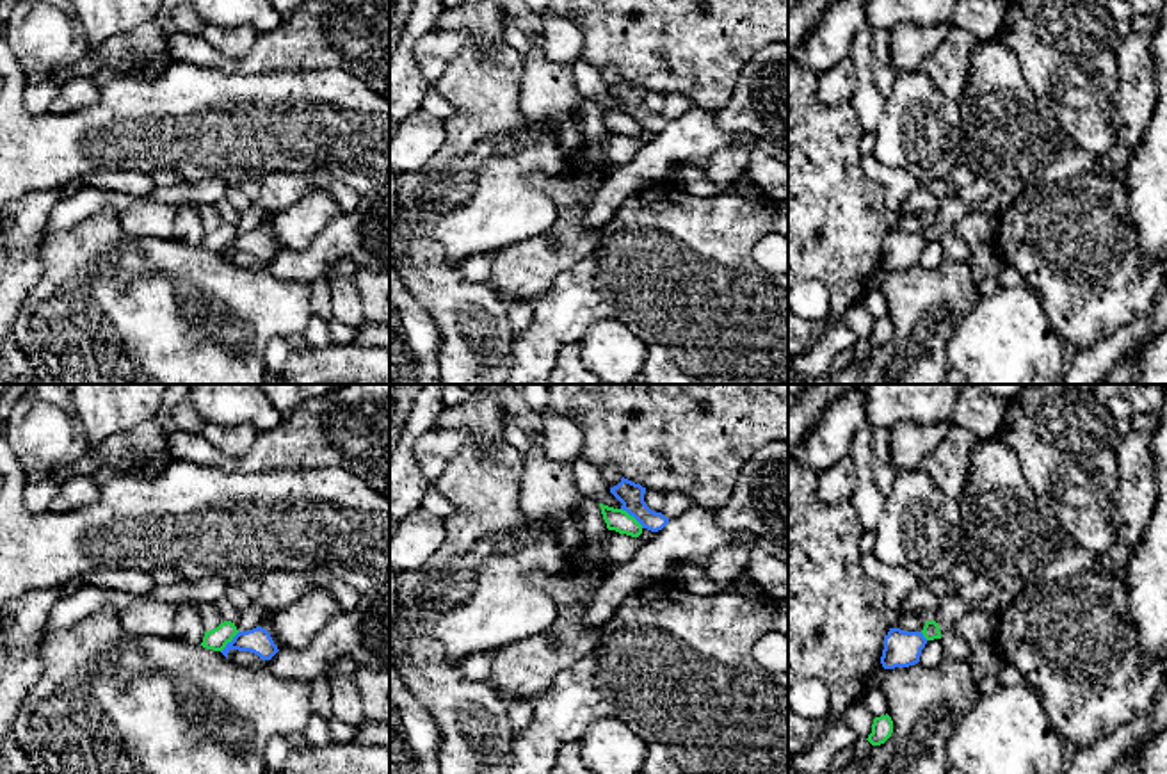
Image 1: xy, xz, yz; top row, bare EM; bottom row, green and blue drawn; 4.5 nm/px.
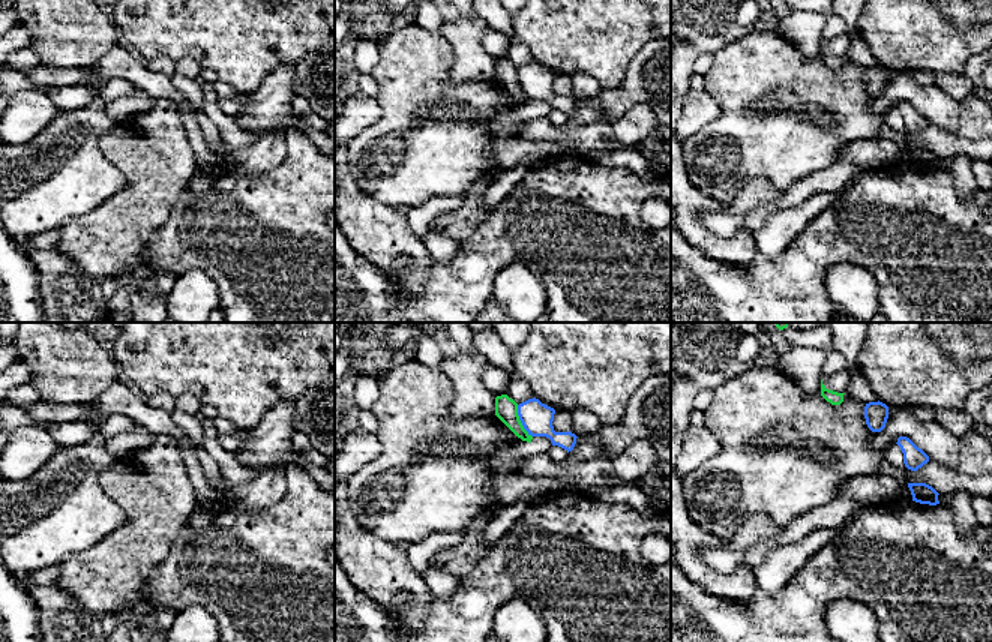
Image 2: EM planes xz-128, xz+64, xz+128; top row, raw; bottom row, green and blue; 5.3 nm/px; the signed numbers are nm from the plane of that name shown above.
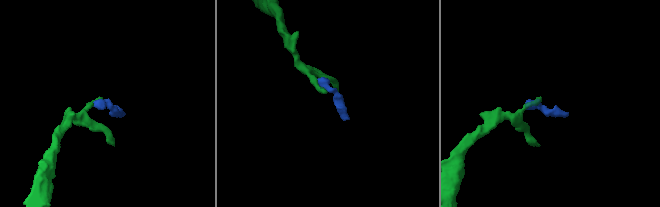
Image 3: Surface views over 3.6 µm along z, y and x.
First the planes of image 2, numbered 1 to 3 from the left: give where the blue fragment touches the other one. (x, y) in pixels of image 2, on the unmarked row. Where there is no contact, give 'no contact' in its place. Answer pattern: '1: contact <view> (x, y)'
1: no contact
2: contact xz+64 (520, 86)
3: no contact

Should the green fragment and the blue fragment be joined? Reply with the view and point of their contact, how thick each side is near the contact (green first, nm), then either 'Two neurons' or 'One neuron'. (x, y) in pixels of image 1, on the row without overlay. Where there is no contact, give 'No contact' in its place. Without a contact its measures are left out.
Touches green at xz (632, 118). Thickness 100 nm (green) against 110 nm. Two neurons

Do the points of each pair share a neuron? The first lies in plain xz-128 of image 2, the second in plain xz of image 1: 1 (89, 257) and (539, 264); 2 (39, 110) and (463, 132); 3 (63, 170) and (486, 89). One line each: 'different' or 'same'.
1: same
2: different
3: same

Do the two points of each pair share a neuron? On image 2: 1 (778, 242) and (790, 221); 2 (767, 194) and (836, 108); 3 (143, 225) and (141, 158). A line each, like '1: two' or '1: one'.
1: one
2: two
3: one

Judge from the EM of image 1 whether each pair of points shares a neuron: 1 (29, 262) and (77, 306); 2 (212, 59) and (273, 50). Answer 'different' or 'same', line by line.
1: different
2: same

